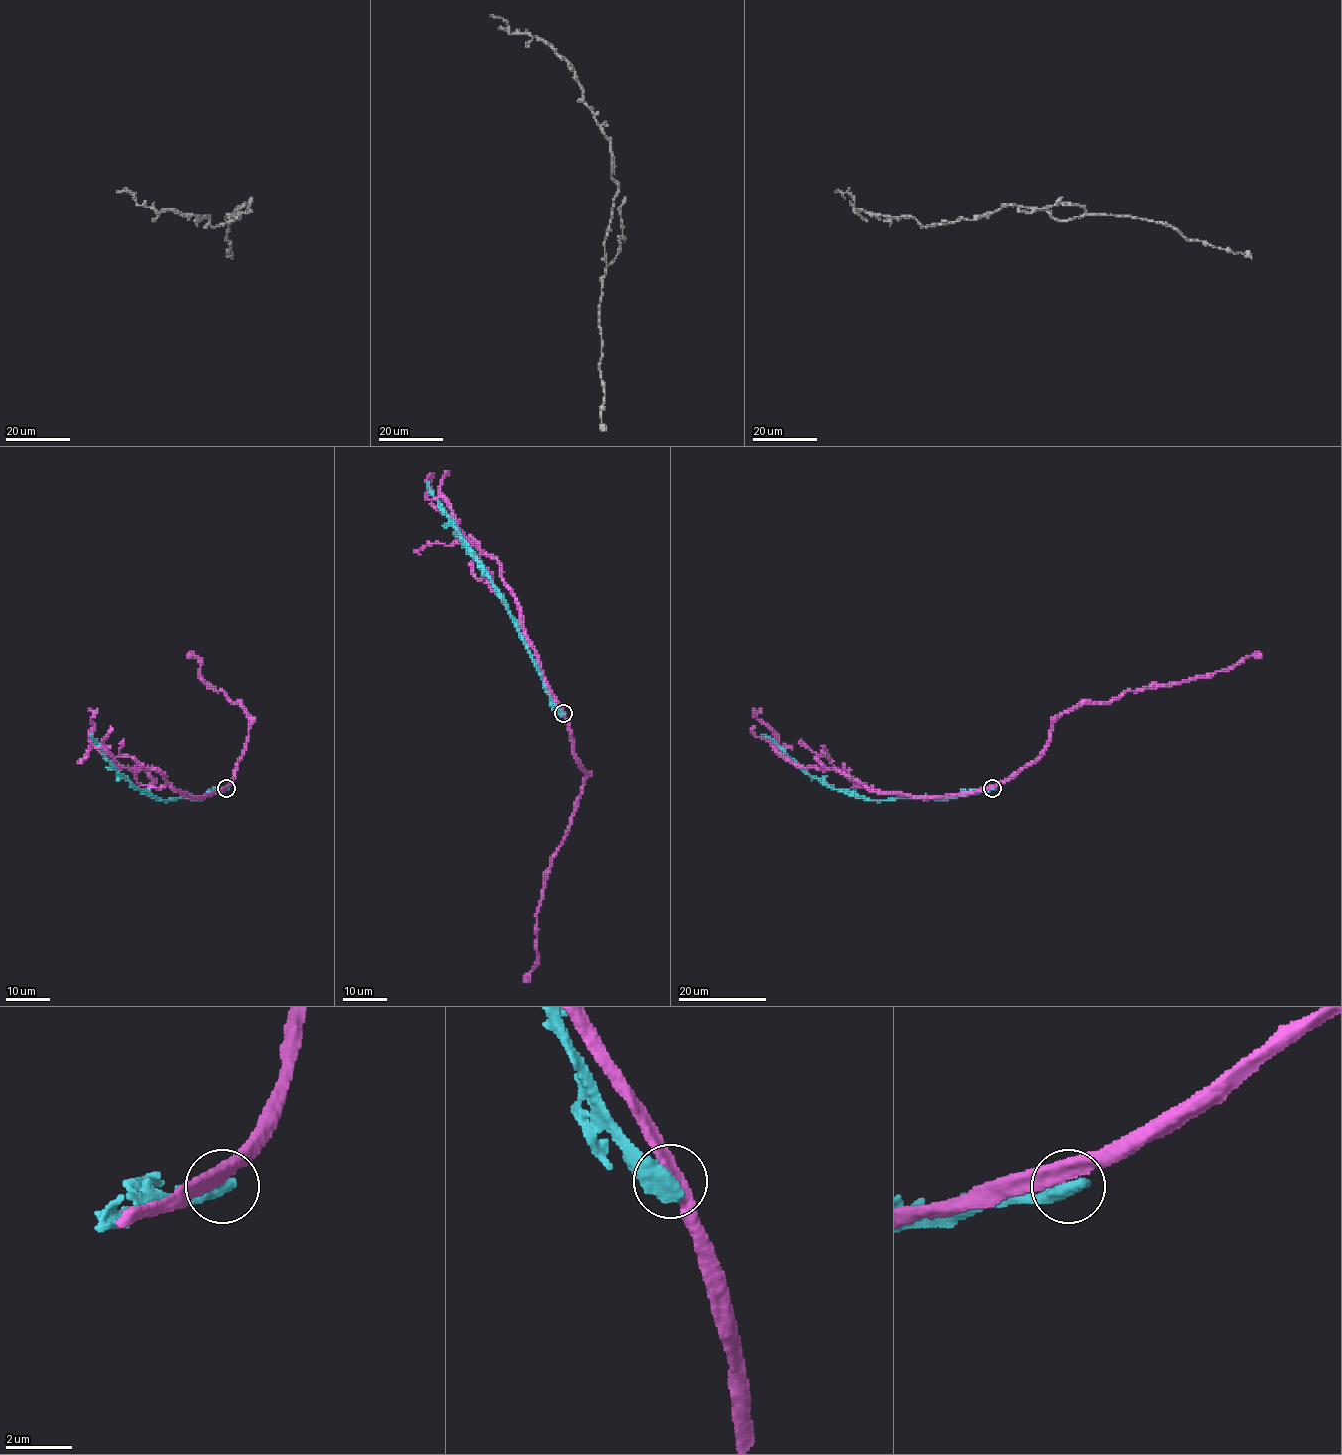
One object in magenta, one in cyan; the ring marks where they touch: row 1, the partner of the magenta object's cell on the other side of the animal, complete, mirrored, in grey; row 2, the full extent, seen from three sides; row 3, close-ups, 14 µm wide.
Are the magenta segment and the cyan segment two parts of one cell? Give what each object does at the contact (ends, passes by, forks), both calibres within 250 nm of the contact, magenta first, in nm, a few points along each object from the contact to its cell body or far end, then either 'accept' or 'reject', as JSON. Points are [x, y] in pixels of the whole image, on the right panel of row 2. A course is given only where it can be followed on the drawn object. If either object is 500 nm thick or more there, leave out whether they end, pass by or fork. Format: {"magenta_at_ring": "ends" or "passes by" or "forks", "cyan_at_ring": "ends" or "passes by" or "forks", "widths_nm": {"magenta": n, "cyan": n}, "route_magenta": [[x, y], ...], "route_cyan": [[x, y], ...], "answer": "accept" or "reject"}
{"widths_nm": {"magenta": 420, "cyan": 550}, "route_magenta": [[992, 788], [1028, 766], [1050, 725], [1082, 704], [1210, 677], [1262, 655]], "route_cyan": [[992, 789], [948, 799], [870, 801], [856, 797], [806, 773], [771, 738], [762, 734]], "answer": "reject"}

